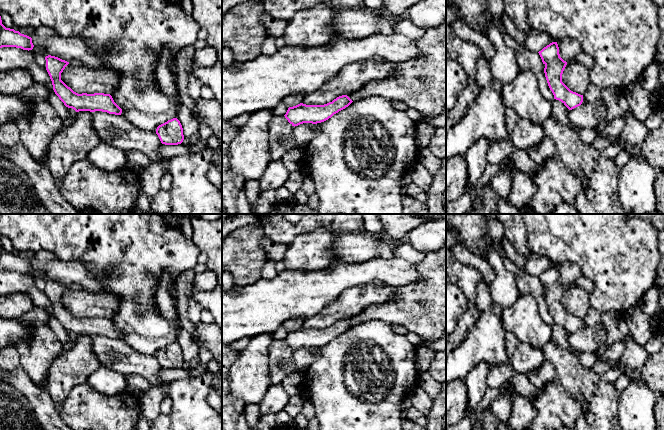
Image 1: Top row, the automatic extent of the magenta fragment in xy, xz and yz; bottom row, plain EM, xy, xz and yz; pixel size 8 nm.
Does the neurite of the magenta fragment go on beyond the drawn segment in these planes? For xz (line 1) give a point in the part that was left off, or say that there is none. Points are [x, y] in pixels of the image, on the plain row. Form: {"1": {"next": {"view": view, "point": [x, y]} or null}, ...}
{"1": {"next": null}}

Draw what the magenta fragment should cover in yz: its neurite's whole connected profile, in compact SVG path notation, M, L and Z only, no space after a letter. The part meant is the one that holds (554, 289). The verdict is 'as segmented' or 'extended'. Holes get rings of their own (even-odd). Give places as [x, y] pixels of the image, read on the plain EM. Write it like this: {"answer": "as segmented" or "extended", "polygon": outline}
{"answer": "as segmented", "polygon": "M557 266L550 267L538 277L545 289L545 301L554 323L561 325L569 334L580 330L583 319L571 315L562 306L562 298L567 286L560 281Z"}

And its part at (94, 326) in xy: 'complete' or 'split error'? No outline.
complete

